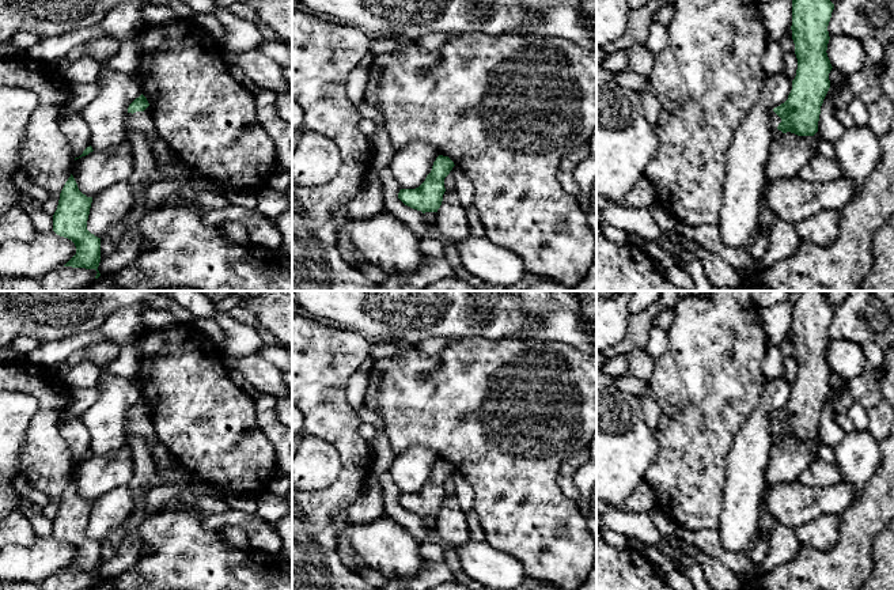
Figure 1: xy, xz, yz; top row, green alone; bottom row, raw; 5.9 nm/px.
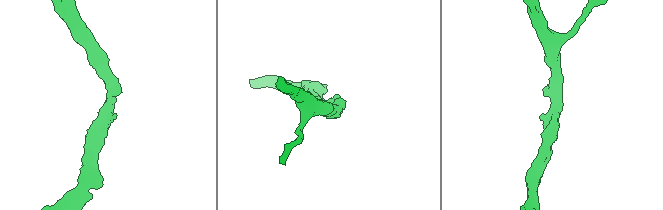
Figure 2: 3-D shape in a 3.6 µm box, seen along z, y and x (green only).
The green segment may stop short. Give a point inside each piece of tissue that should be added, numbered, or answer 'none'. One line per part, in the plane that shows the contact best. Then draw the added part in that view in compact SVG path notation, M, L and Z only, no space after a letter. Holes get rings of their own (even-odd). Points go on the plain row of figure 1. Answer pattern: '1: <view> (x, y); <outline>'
1: xy (143, 426); M149 411L144 416L136 416L133 419L126 416L126 432L144 436L151 455L152 450L160 443Z

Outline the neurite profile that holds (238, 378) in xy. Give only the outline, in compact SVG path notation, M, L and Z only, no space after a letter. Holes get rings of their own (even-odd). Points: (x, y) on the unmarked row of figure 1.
M230 370L230 377L240 389L243 389L250 397L254 398L255 396L254 387L238 370Z

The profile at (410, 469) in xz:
M413 446L406 451L397 454L391 477L401 493L418 492L431 477L439 455L427 446Z

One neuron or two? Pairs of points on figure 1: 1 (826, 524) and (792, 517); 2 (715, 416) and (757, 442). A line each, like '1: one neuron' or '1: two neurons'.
1: two neurons
2: two neurons

